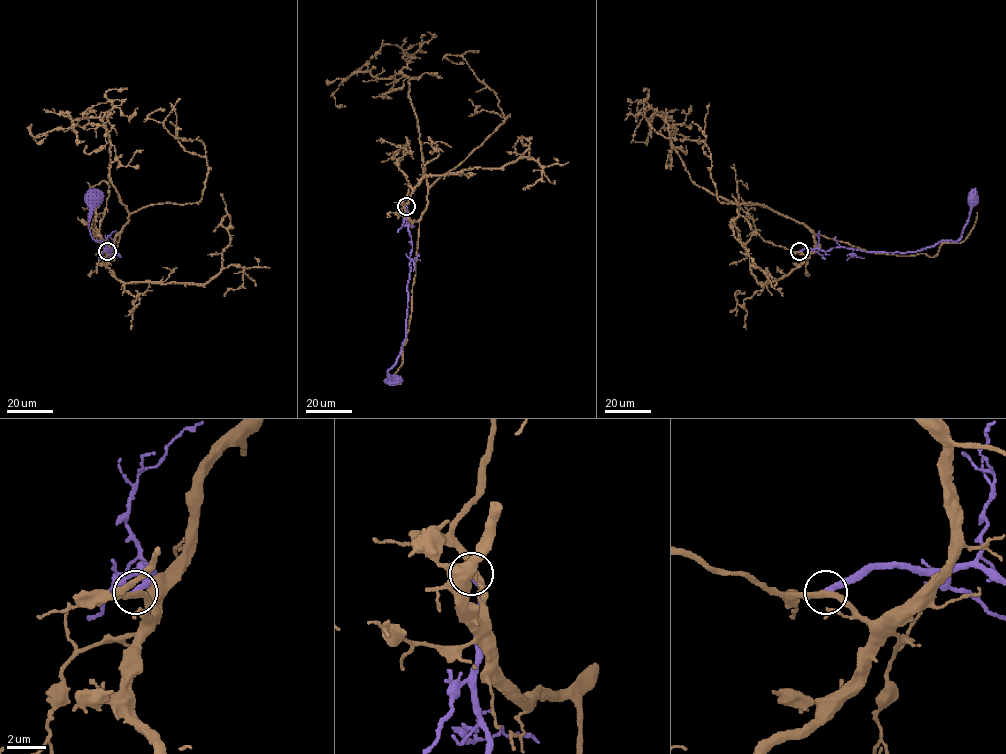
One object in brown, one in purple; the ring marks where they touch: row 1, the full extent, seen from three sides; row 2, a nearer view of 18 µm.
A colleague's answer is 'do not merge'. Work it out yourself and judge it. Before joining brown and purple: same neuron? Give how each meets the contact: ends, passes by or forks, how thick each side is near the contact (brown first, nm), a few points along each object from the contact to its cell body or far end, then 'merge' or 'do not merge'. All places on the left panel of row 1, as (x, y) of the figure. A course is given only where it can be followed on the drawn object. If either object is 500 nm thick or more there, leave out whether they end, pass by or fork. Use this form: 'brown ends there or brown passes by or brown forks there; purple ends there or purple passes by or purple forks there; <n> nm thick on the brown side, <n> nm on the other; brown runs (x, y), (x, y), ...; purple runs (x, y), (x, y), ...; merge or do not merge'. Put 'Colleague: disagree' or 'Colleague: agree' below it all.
brown passes by; purple ends there; 320 nm thick on the brown side, 360 nm on the other; brown runs (107, 251), (129, 213), (110, 179), (106, 125), (98, 117), (81, 118), (34, 138), (40, 142), (46, 136); purple runs (107, 251), (113, 247), (108, 253), (102, 241), (91, 236), (89, 228), (90, 198), (94, 198); do not merge
Colleague: agree

